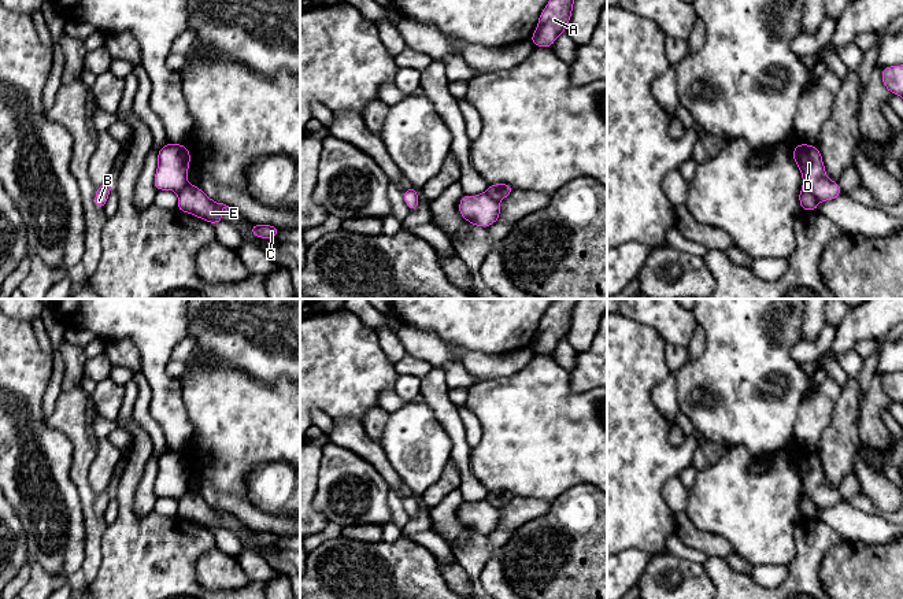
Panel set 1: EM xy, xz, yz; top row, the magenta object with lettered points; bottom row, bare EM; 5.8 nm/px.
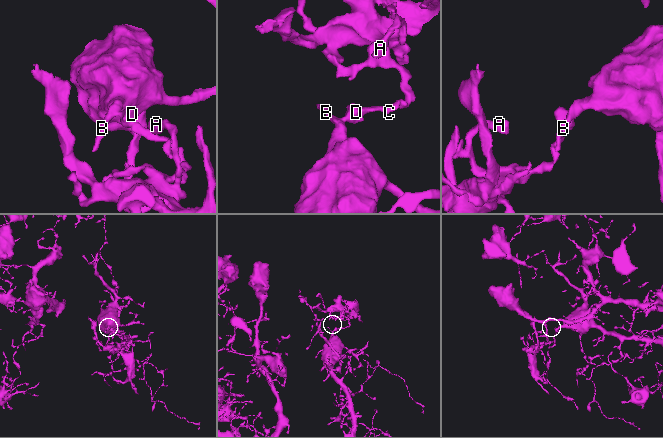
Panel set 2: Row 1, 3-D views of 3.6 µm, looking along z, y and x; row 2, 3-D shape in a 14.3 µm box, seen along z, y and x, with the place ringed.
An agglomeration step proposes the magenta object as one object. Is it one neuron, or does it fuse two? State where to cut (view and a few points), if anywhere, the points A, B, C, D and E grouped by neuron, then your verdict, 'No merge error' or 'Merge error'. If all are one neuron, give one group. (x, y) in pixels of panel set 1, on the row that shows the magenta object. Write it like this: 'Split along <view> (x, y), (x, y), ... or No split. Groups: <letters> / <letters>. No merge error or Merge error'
Split along yz (803, 185), (818, 200). Groups: A C E / B D. Merge error

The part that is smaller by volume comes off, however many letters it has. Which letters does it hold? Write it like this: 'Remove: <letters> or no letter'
Remove: A, C, E

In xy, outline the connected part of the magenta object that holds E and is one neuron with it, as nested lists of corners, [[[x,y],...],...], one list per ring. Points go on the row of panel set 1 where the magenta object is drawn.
[[[189,182],[178,193],[177,210],[192,214],[212,225],[222,222],[222,210],[232,208],[223,203],[211,200],[199,186]]]

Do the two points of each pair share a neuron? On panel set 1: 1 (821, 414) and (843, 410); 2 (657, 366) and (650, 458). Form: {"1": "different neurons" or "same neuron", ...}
{"1": "different neurons", "2": "same neuron"}

